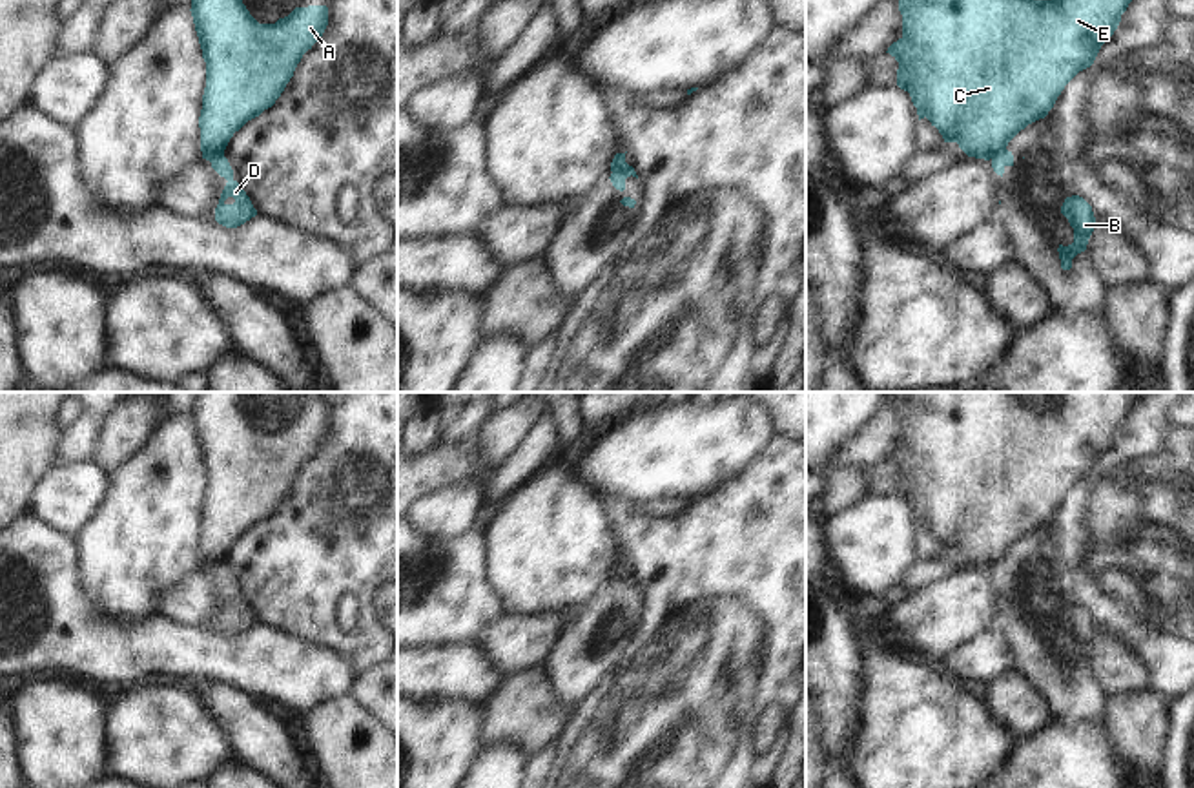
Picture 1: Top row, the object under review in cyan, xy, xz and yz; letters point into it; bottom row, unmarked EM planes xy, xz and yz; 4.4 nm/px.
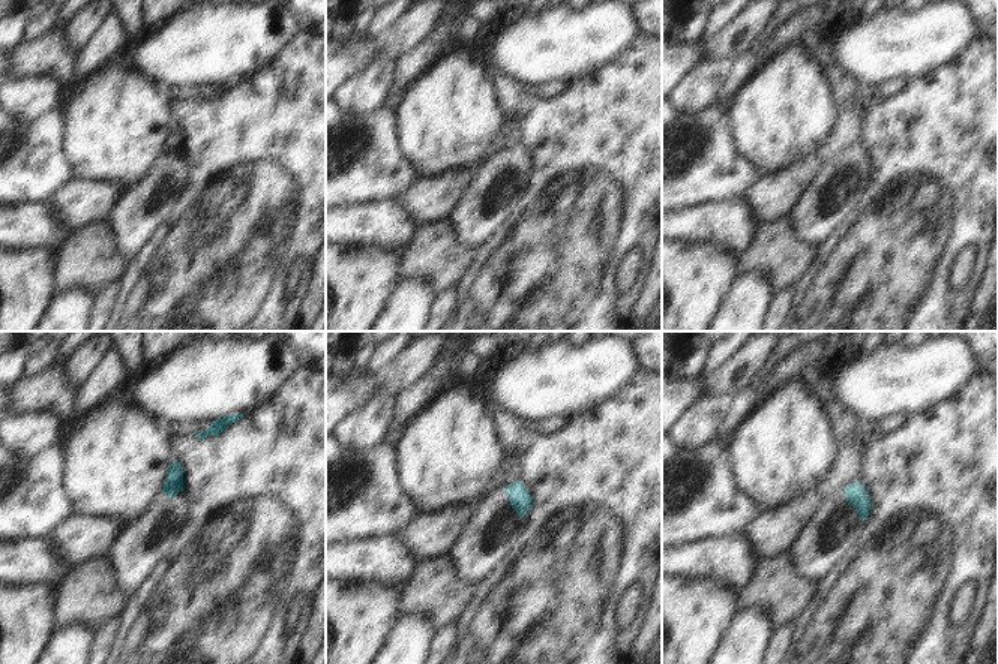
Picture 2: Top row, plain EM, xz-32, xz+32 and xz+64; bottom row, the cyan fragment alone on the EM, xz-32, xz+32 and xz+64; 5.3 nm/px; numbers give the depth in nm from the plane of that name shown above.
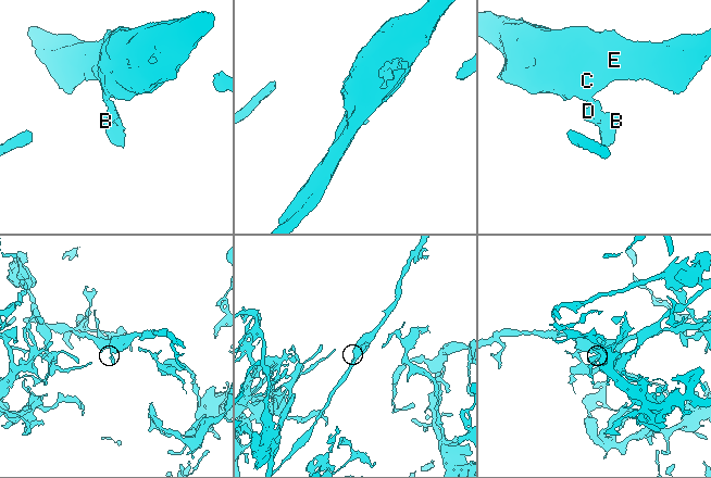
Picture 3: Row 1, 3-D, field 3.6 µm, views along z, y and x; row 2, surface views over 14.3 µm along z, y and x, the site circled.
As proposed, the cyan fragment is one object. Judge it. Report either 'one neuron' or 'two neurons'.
two neurons

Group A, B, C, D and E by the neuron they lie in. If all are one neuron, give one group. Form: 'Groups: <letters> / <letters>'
Groups: A C E / B D

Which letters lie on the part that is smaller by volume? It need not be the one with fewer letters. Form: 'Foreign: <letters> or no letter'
Foreign: B, D

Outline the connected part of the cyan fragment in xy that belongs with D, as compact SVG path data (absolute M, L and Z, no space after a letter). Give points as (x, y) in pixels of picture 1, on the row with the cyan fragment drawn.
M224 155L210 159L211 168L228 182L215 208L215 221L226 228L237 228L257 215L250 197L233 179L233 170Z

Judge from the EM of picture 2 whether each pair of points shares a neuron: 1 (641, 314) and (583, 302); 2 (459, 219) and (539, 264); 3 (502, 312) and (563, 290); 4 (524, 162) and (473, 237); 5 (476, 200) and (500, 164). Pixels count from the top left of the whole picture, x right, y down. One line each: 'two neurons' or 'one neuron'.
1: two neurons
2: two neurons
3: one neuron
4: one neuron
5: one neuron

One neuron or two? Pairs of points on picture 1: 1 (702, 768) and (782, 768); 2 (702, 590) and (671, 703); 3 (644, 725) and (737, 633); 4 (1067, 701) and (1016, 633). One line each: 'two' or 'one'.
1: two
2: one
3: one
4: one

